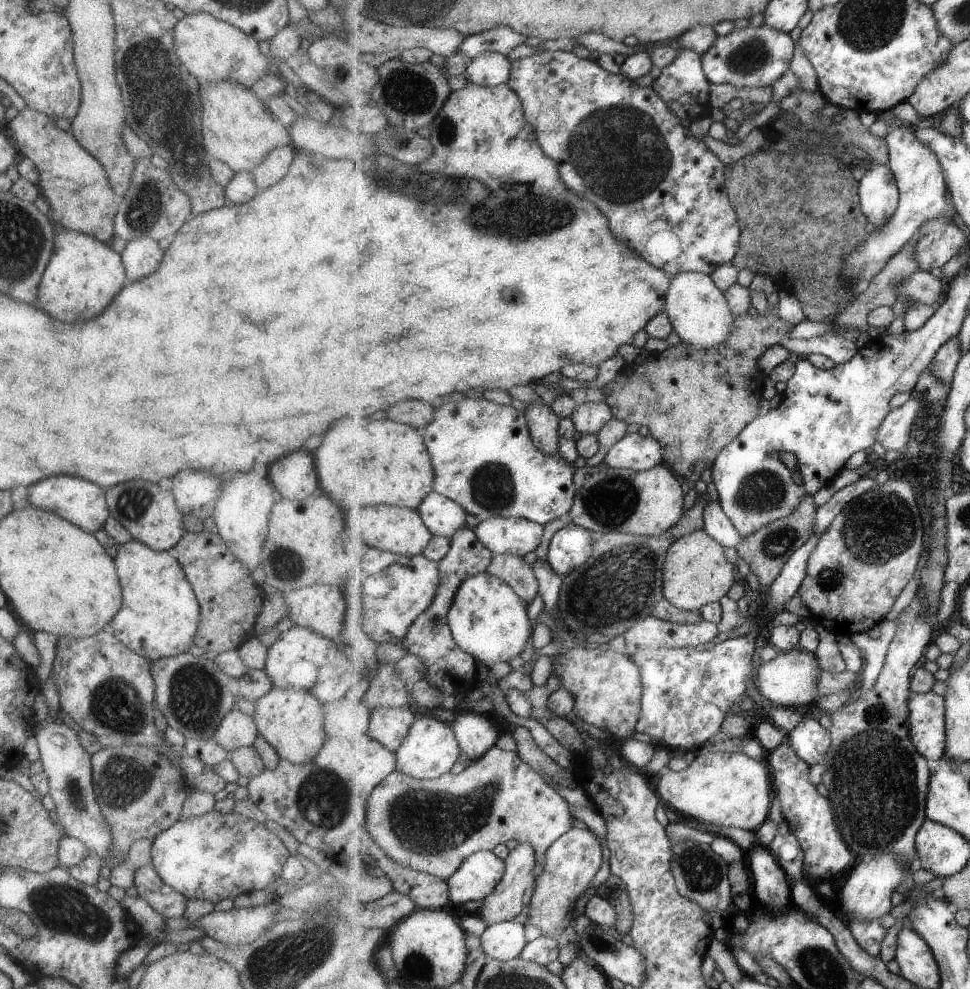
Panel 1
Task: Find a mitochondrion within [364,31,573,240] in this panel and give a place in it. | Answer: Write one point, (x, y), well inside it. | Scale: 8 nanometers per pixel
(405, 90)

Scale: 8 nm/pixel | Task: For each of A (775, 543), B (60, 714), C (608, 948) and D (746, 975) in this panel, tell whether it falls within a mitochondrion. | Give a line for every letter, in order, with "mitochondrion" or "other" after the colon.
A: mitochondrion
B: other
C: mitochondrion
D: other

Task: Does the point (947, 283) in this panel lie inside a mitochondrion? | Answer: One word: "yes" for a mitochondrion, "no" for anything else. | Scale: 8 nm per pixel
no

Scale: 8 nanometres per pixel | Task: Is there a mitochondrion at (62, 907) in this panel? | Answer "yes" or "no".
yes

